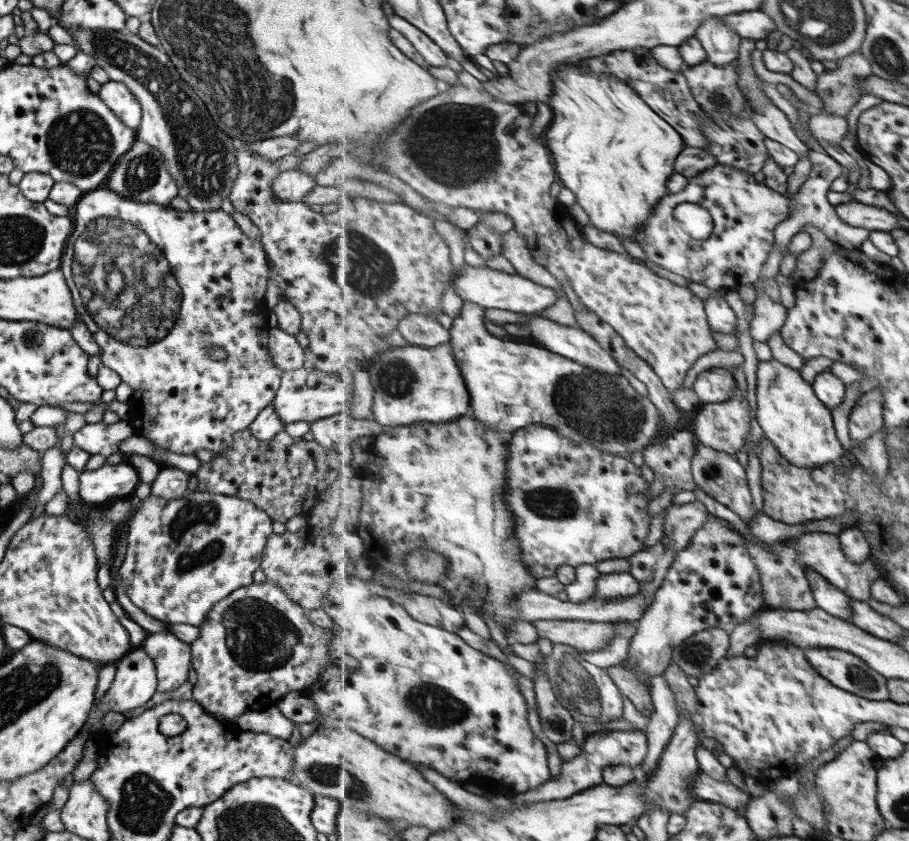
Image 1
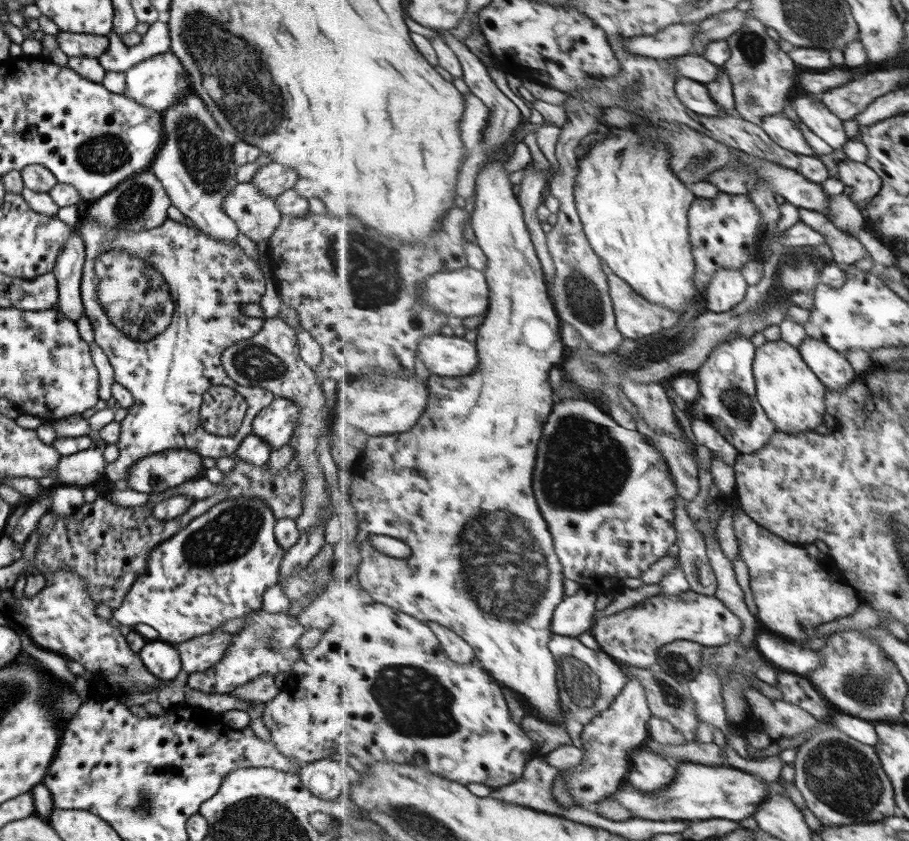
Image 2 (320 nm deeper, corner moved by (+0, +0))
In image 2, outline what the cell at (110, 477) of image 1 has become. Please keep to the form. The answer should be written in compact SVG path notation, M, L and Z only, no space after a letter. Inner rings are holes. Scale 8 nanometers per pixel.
M183 449L151 454L132 464L123 484L127 489L151 496L200 477L201 458L199 453Z

